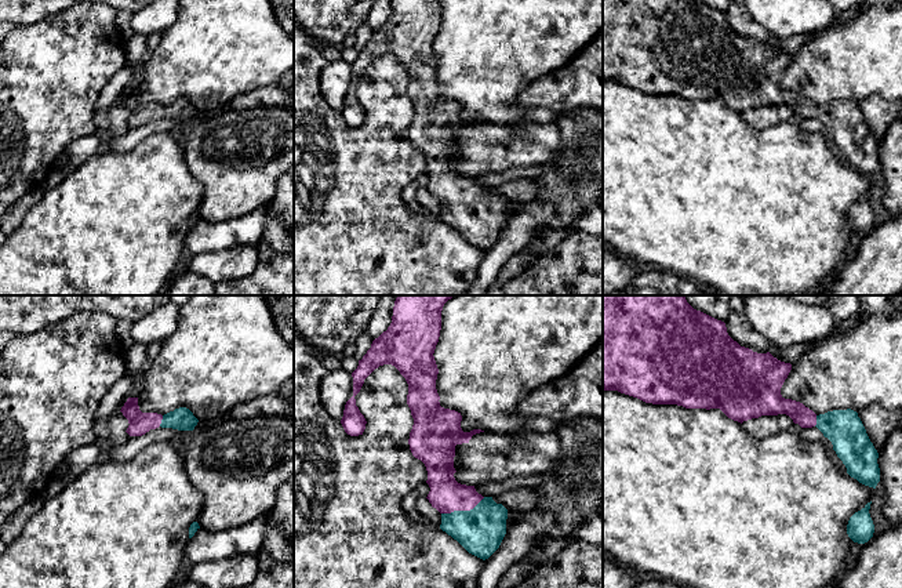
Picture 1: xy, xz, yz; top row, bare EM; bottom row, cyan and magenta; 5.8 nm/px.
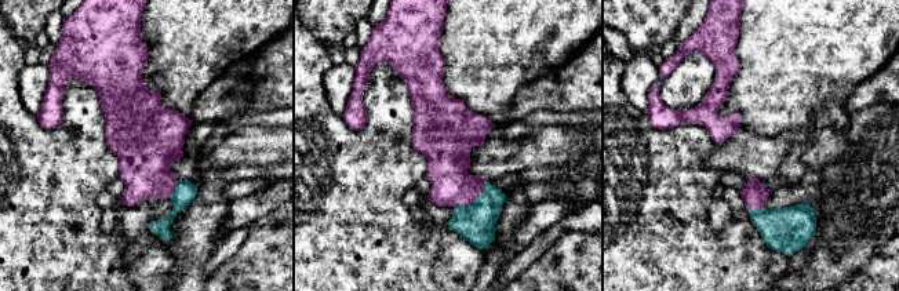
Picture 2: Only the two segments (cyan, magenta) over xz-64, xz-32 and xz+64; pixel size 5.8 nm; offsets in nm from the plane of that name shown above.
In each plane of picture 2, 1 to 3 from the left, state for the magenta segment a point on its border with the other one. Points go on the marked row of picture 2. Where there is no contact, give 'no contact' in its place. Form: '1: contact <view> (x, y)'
1: contact xz-64 (174, 189)
2: contact xz-32 (475, 200)
3: contact xz+64 (756, 210)

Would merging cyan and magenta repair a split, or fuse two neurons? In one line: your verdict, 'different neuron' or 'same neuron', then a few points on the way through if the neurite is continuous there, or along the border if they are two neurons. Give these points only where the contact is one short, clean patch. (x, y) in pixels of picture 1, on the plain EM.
same neuron; runs through xz (480, 221), (462, 202), (446, 185)

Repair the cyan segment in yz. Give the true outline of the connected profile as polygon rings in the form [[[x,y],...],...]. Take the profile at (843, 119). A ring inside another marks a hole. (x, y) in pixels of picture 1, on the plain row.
[[[603,0],[603,81],[618,81],[652,95],[720,99],[728,109],[741,115],[761,106],[786,105],[801,119],[816,117],[832,133],[847,164],[859,174],[876,179],[880,173],[879,144],[858,104],[847,99],[816,106],[803,94],[785,90],[781,79],[790,61],[790,54],[778,51],[770,43],[757,44],[741,37],[728,26],[724,12],[696,0]]]

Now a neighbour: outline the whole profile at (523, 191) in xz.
[[[517,178],[514,181],[492,188],[497,195],[502,195],[508,202],[520,204],[531,203],[539,193],[539,185],[531,178]]]

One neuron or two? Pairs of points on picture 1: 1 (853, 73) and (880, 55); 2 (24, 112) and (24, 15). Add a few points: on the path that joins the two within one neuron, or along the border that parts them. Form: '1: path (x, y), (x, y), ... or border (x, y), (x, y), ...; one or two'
1: path (859, 66), (873, 55); one
2: border (54, 14), (19, 26); two

